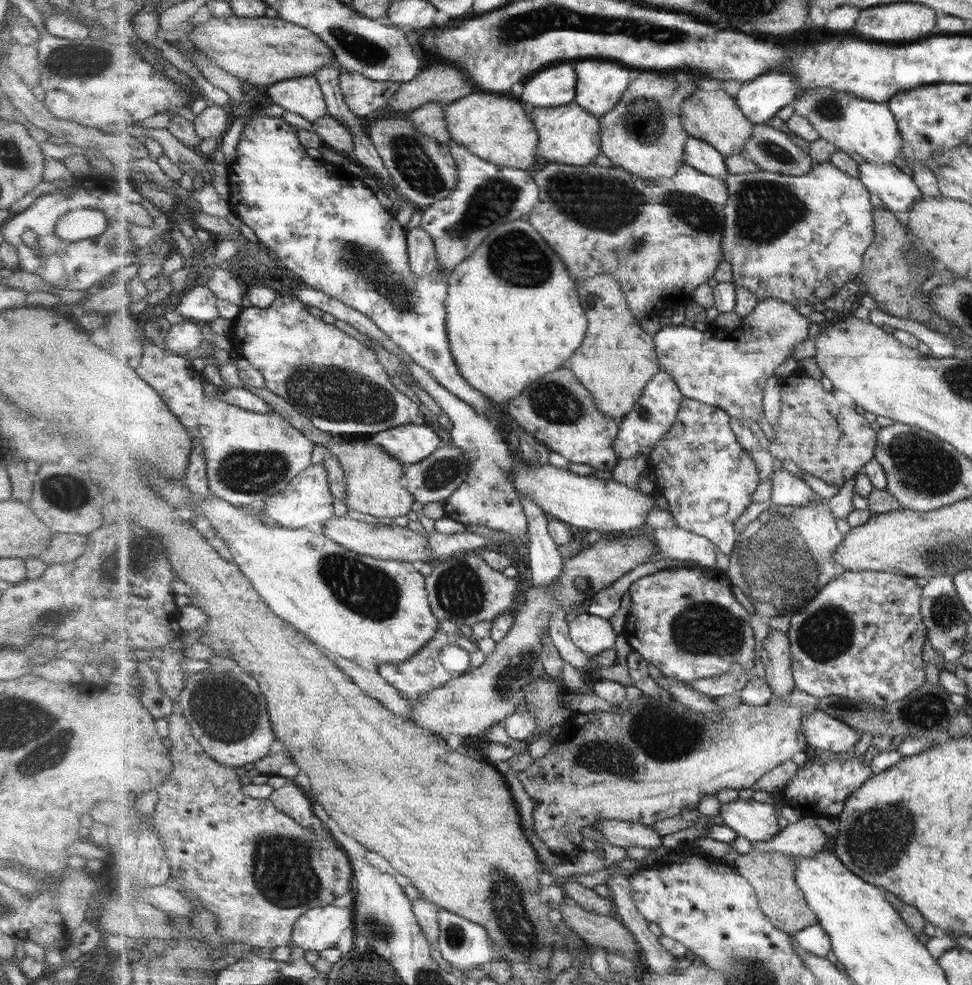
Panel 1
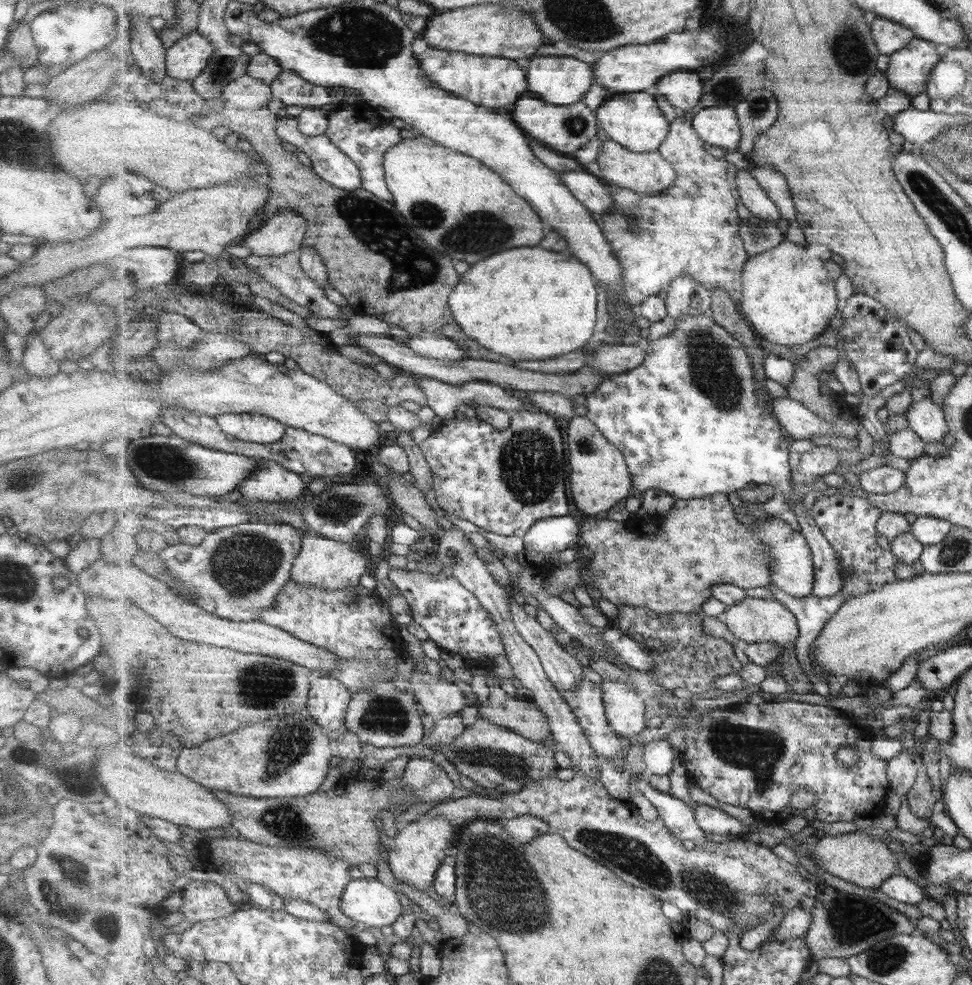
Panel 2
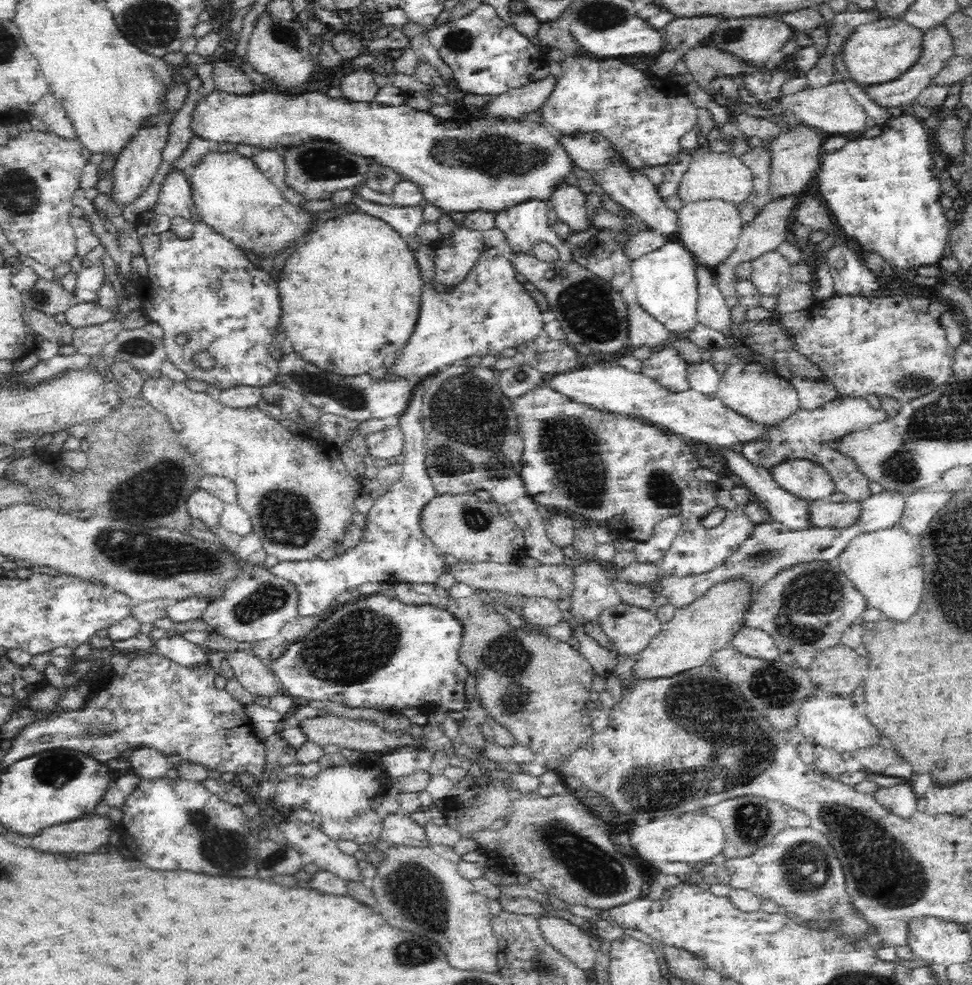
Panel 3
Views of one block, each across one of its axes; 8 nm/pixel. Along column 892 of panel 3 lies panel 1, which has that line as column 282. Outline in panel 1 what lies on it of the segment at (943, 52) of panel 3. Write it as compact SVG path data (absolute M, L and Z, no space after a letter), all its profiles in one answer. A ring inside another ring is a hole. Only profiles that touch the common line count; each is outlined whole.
M313 76L283 79L268 86L268 96L284 110L296 112L311 124L328 115L326 96Z

